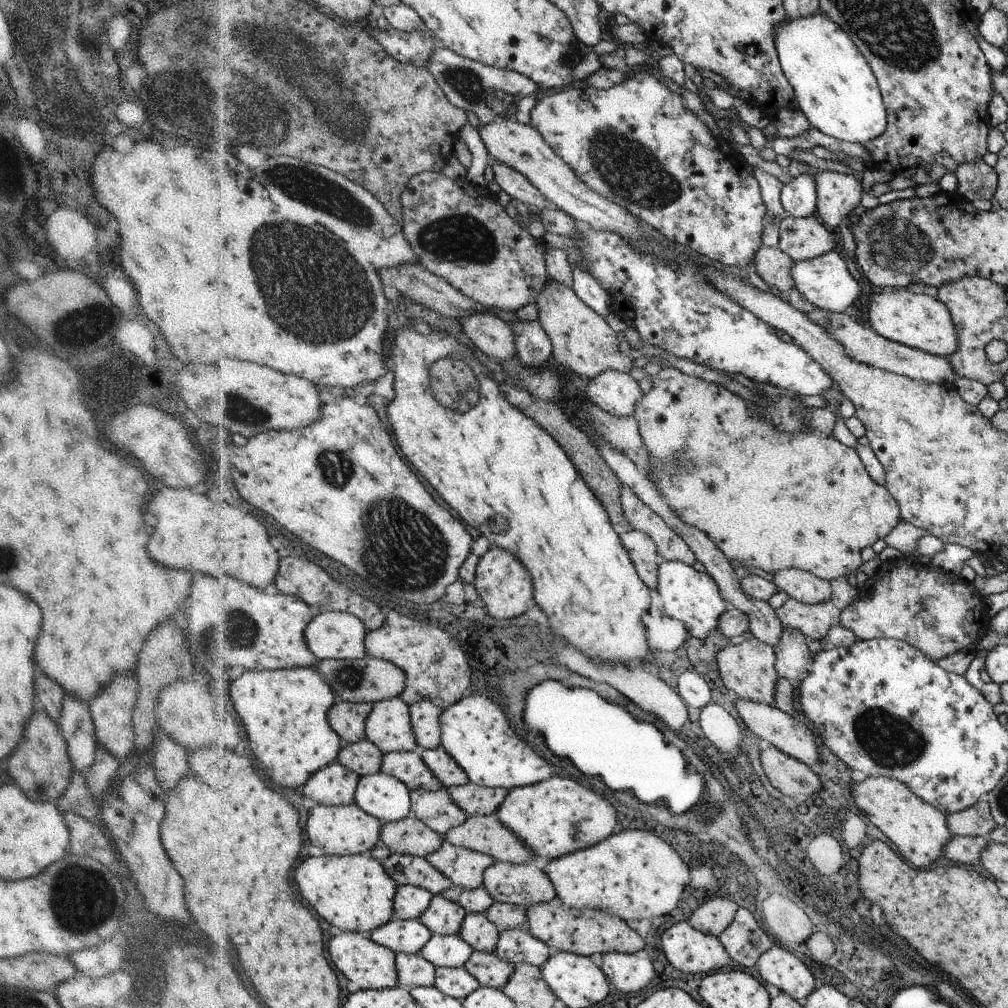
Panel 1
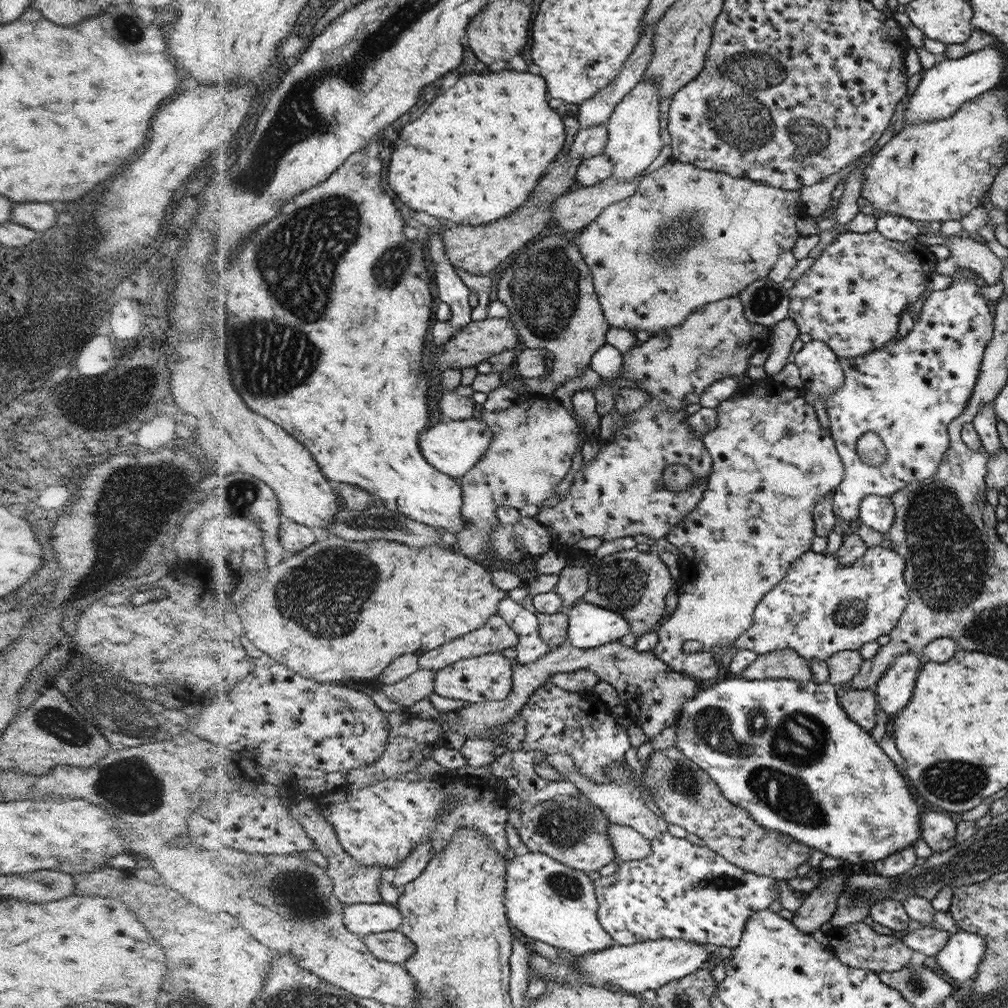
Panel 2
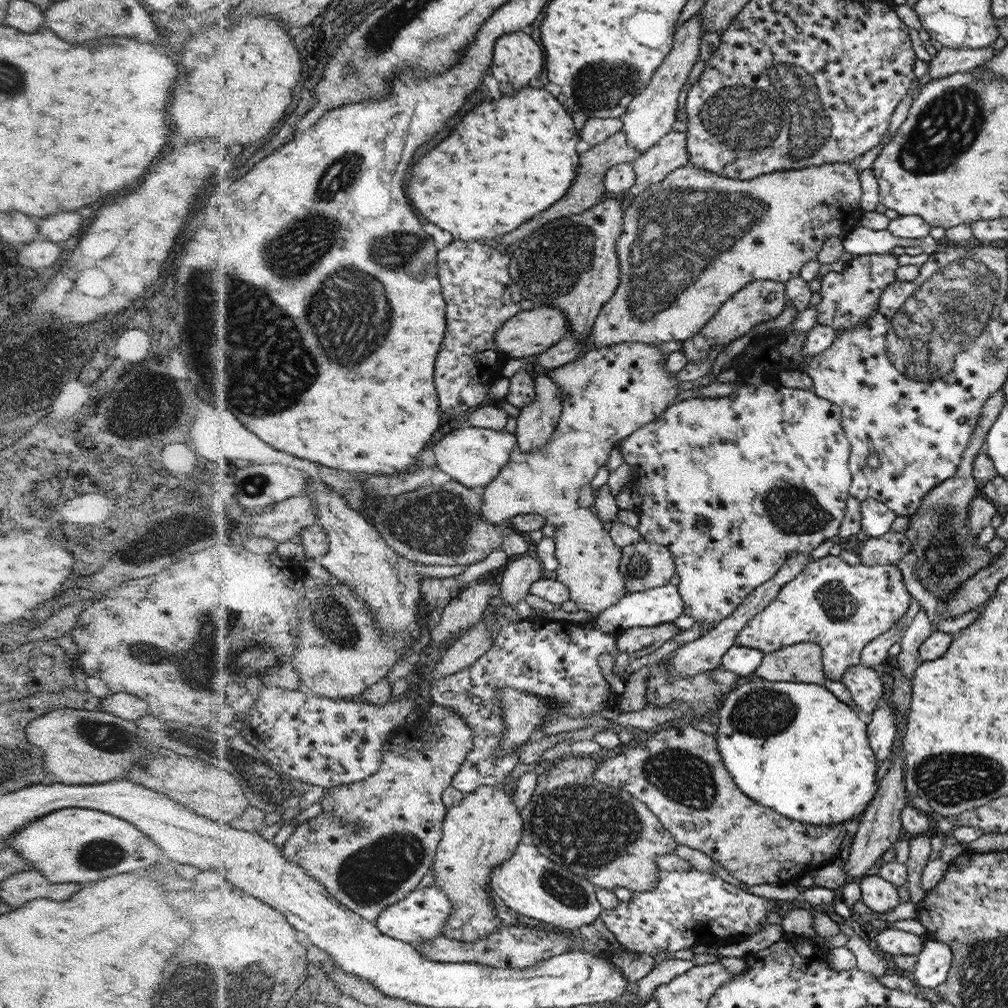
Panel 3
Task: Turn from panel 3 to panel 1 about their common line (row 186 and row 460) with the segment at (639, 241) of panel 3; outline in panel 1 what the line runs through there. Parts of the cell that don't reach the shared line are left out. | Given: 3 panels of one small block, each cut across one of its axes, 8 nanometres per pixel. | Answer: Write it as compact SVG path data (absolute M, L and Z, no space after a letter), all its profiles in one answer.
M664 366L653 378L652 388L643 394L642 400L631 415L639 424L639 433L649 452L649 462L654 470L653 475L649 477L650 480L658 487L664 500L667 500L668 506L686 524L705 532L728 559L734 558L745 567L762 568L764 572L776 572L789 568L800 569L827 581L856 572L859 566L862 566L860 552L866 546L873 547L875 542L885 539L900 522L899 503L885 485L878 486L868 476L862 460L858 458L858 454L852 447L848 448L833 435L826 436L808 429L804 429L803 433L785 431L773 425L772 421L767 421L762 412L762 407L742 399L726 387L686 375L673 366Z

